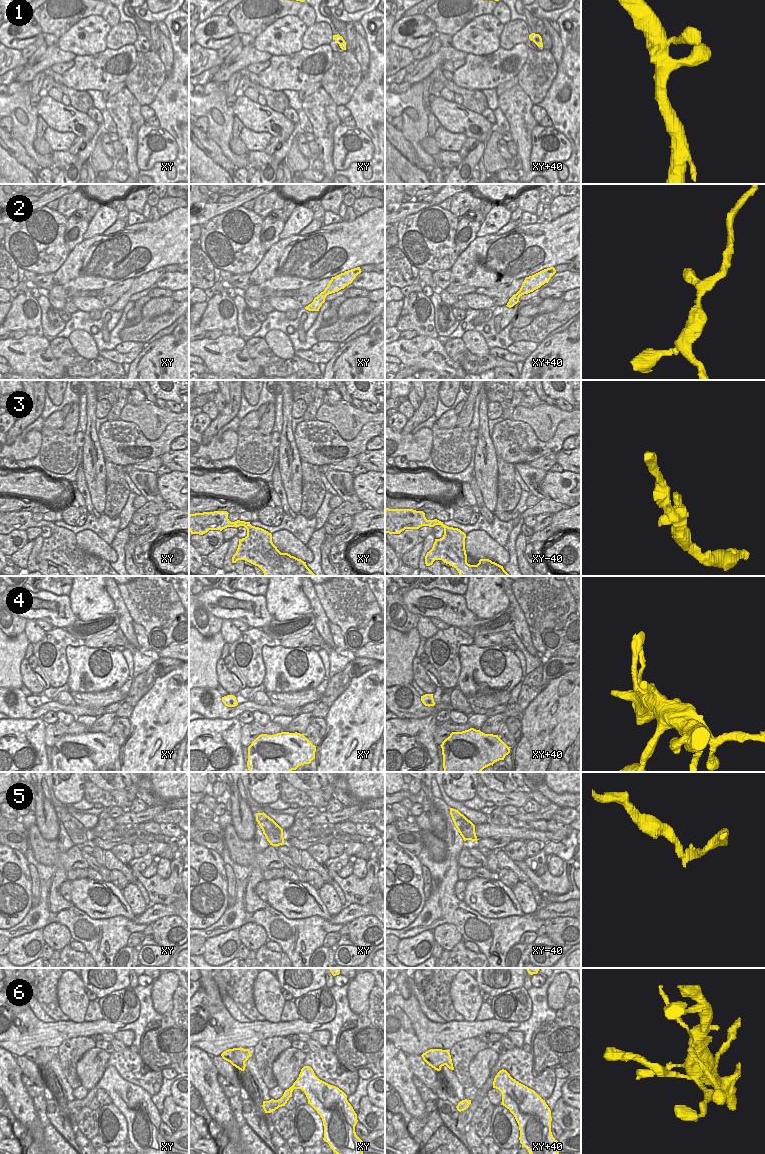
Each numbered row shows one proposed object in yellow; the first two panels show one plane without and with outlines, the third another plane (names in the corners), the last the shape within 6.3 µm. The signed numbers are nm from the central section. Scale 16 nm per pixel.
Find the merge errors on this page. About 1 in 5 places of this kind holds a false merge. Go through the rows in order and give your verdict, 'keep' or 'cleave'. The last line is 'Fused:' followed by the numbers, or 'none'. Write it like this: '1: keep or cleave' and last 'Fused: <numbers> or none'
1: keep
2: keep
3: keep
4: keep
5: cleave
6: keep
Fused: 5

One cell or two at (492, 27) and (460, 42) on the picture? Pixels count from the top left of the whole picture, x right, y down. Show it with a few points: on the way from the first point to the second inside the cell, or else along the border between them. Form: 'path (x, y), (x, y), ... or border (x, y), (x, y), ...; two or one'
path (484, 30), (476, 38), (468, 39); one

